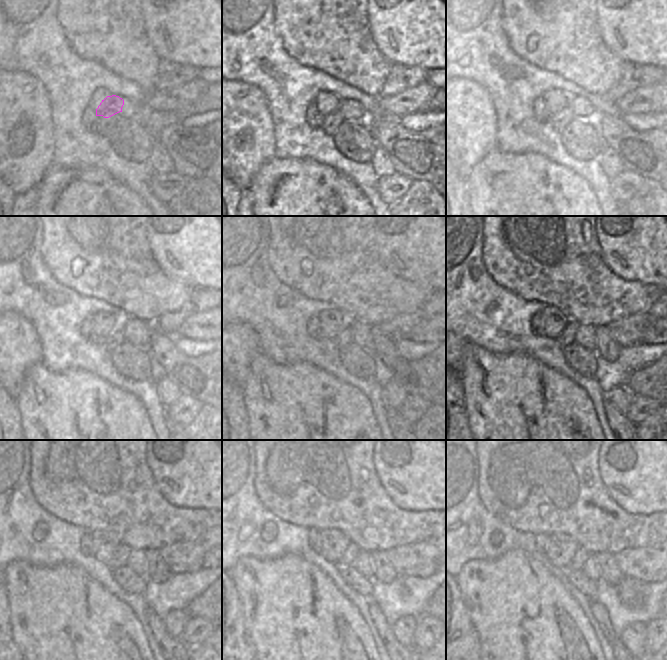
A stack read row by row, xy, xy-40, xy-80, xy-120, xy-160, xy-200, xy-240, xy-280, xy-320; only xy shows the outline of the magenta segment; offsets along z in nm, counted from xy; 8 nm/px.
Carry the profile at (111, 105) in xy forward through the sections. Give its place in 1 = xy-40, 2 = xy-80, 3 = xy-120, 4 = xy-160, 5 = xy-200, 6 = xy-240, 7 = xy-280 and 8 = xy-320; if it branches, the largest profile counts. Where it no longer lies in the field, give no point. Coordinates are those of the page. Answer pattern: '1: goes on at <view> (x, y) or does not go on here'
1: goes on at xy-40 (331, 103)
2: goes on at xy-80 (554, 100)
3: goes on at xy-120 (104, 322)
4: goes on at xy-160 (331, 321)
5: goes on at xy-200 (555, 320)
6: goes on at xy-240 (105, 543)
7: goes on at xy-280 (334, 543)
8: goes on at xy-320 (559, 549)

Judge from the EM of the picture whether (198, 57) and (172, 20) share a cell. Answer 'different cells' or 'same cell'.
same cell

